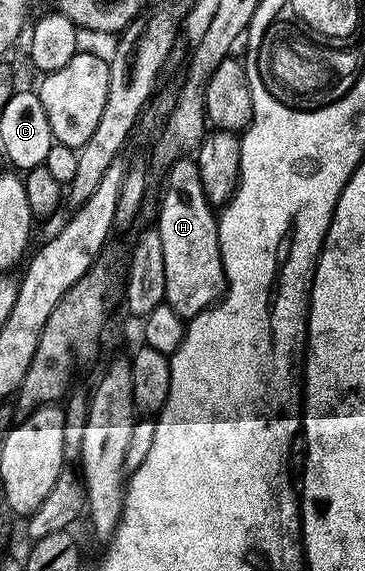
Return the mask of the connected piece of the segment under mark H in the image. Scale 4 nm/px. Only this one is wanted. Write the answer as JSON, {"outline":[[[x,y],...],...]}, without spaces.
{"outline":[[[180,158],[166,172],[167,185],[163,188],[157,221],[165,258],[165,302],[184,322],[190,322],[197,314],[208,311],[225,288],[219,221],[216,209],[207,199],[199,165],[194,159]]]}

